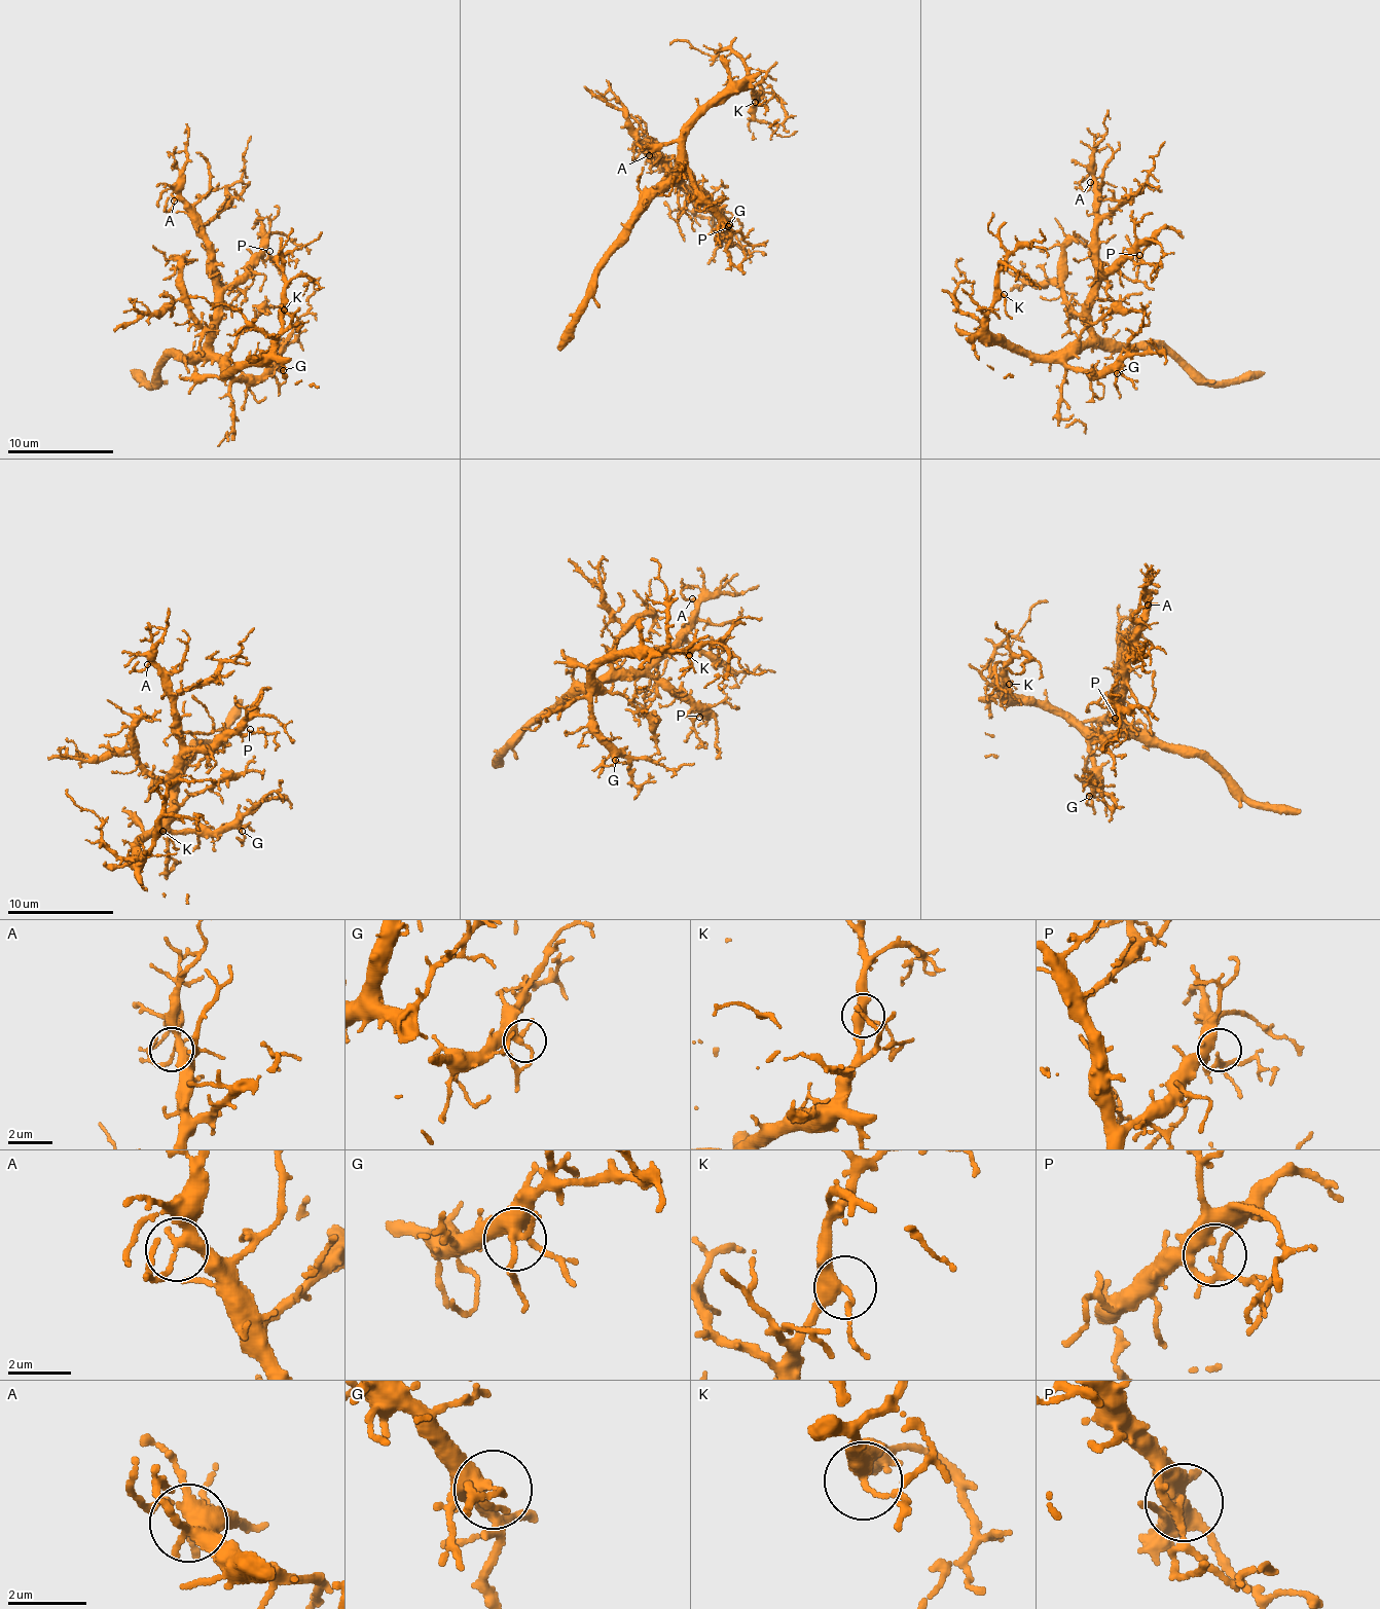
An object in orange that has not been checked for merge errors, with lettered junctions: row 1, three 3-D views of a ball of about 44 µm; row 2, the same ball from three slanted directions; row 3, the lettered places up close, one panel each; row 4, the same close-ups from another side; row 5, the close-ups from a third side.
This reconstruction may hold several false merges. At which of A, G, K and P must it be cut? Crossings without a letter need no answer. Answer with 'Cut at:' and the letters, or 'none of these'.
Cut at: none of these

